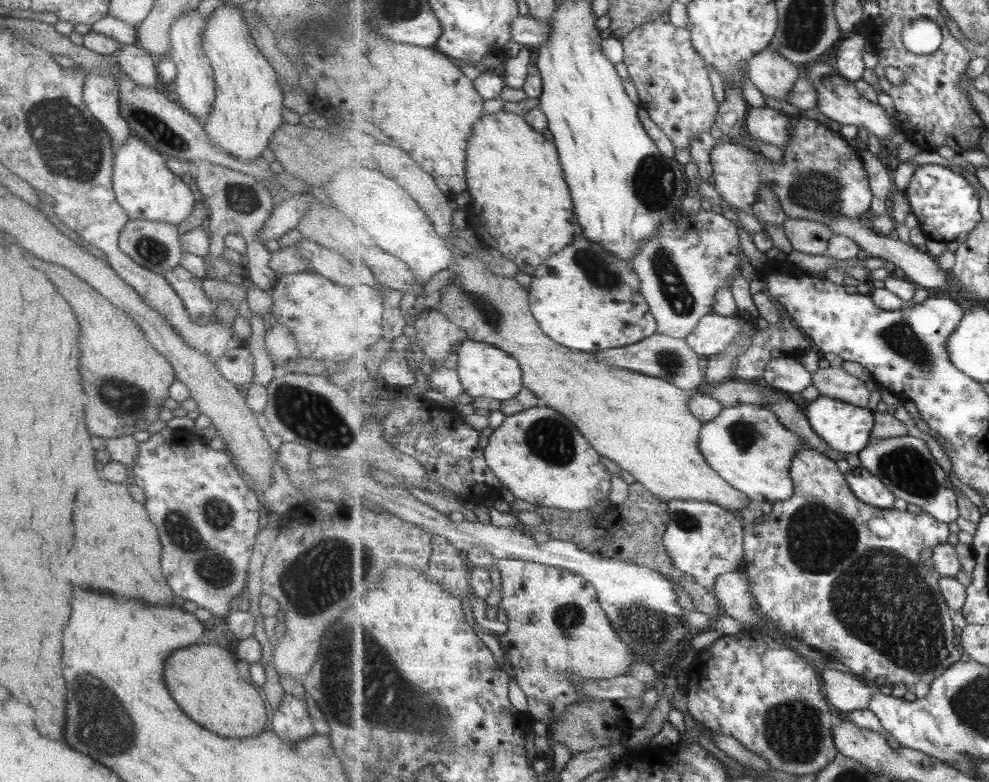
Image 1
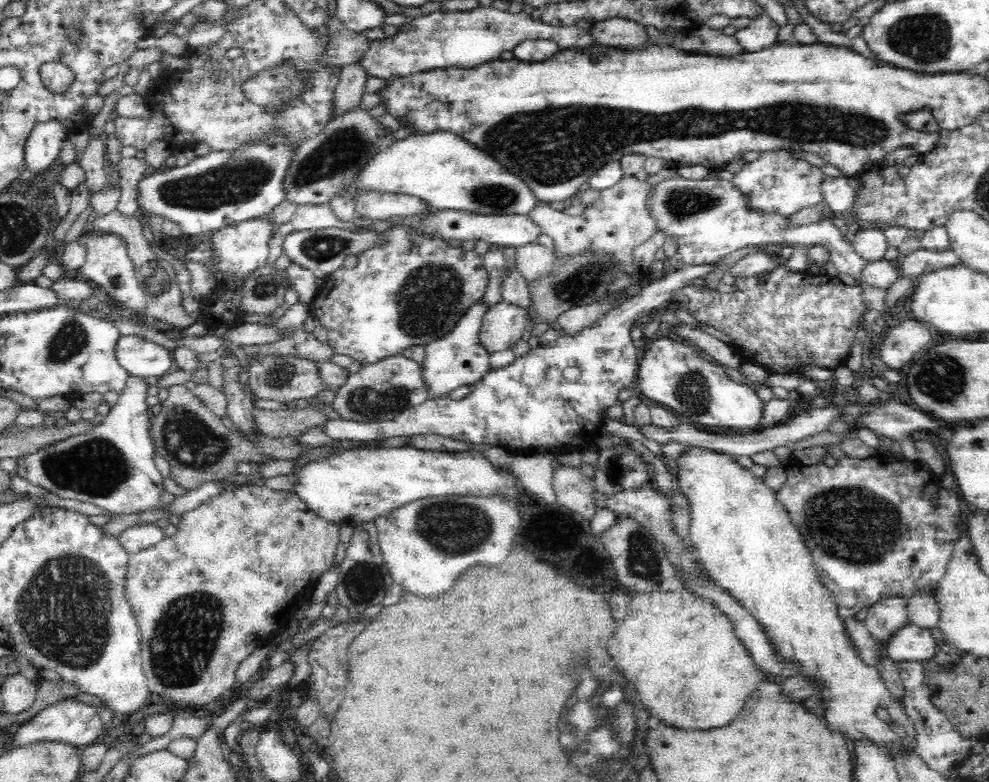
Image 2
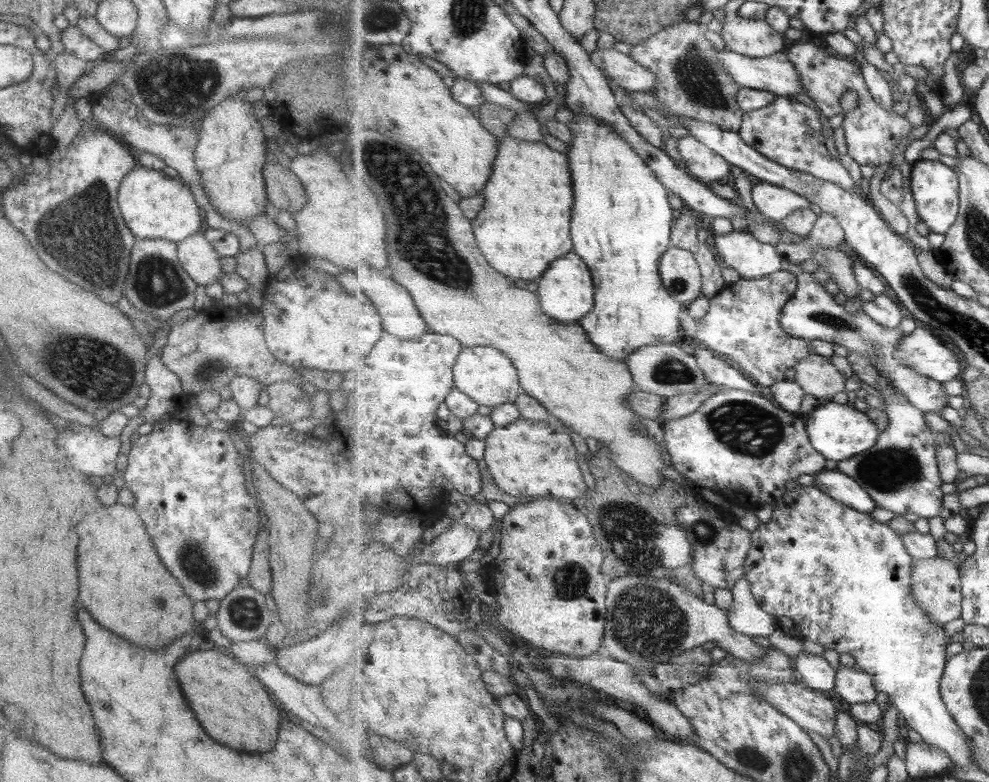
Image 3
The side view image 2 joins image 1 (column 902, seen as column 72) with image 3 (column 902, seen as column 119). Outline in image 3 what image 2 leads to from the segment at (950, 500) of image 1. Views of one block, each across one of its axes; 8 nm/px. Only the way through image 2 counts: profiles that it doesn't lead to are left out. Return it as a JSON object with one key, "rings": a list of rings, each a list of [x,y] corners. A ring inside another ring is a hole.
{"rings":[[[873,360],[872,365],[889,385],[888,389],[878,389],[877,392],[881,394],[890,425],[881,432],[880,440],[872,449],[857,457],[841,461],[836,468],[857,479],[861,486],[869,491],[879,508],[883,507],[897,514],[913,512],[926,519],[940,516],[939,512],[943,508],[946,495],[941,490],[943,480],[938,465],[938,436],[927,427],[924,411],[913,406],[909,398],[897,388],[896,381],[887,378],[877,368],[877,360]]]}

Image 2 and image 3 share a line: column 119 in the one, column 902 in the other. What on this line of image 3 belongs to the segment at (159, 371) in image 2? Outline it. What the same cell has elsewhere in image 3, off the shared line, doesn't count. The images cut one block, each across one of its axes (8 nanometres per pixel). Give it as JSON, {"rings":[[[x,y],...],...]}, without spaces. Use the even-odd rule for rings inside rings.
{"rings":[[[922,325],[901,338],[896,356],[907,367],[940,383],[960,380],[965,367],[959,352],[944,337]]]}

